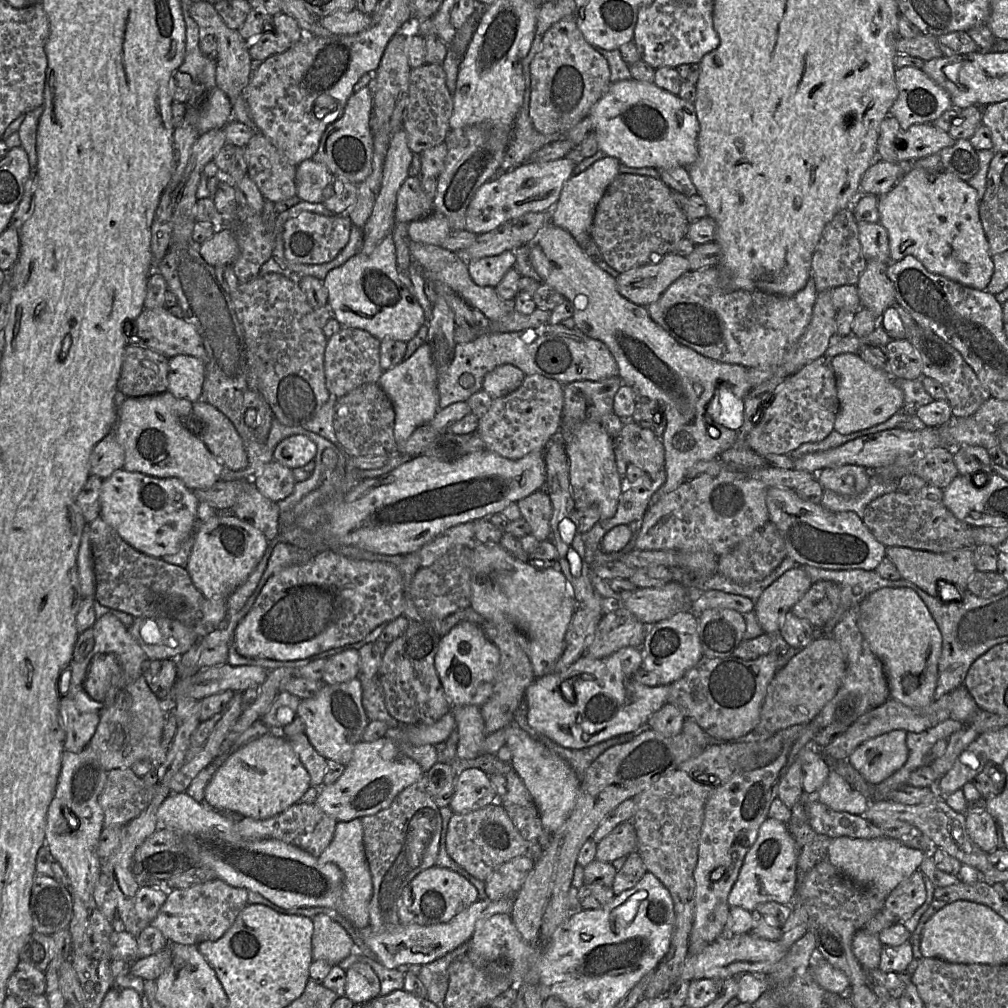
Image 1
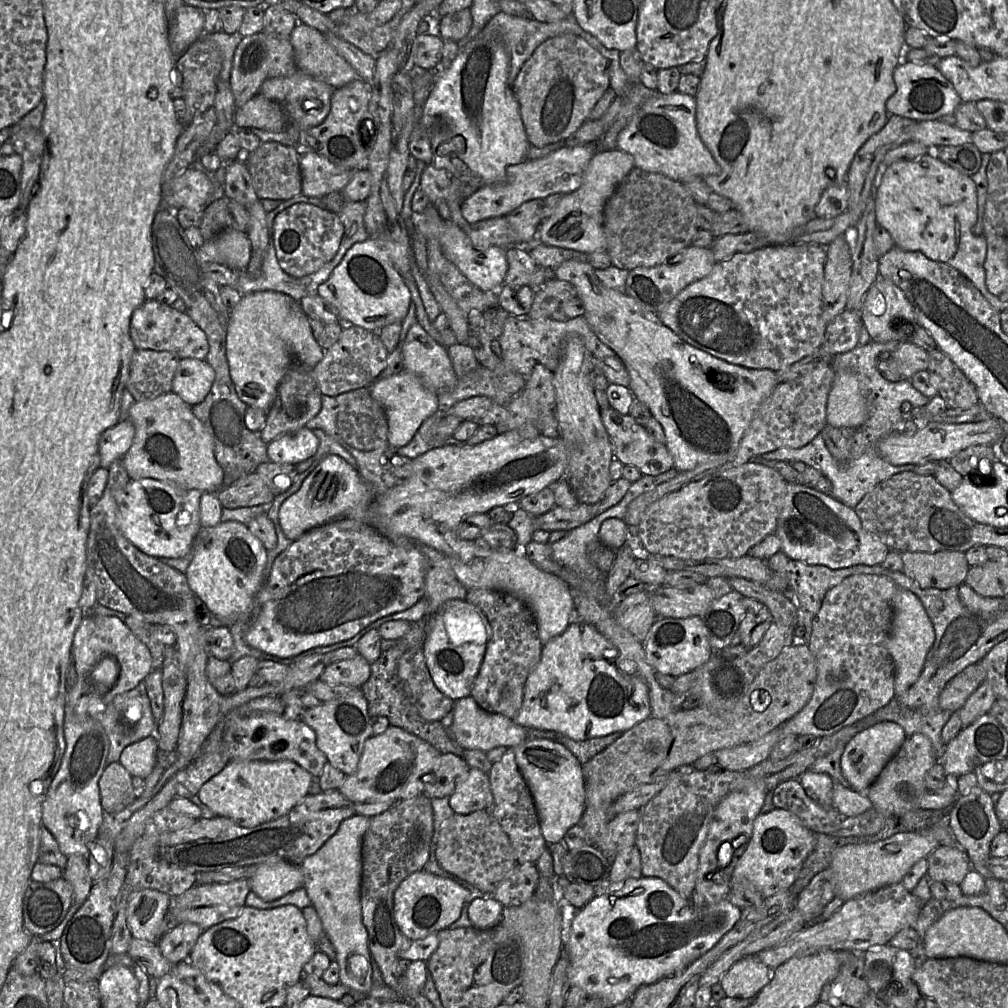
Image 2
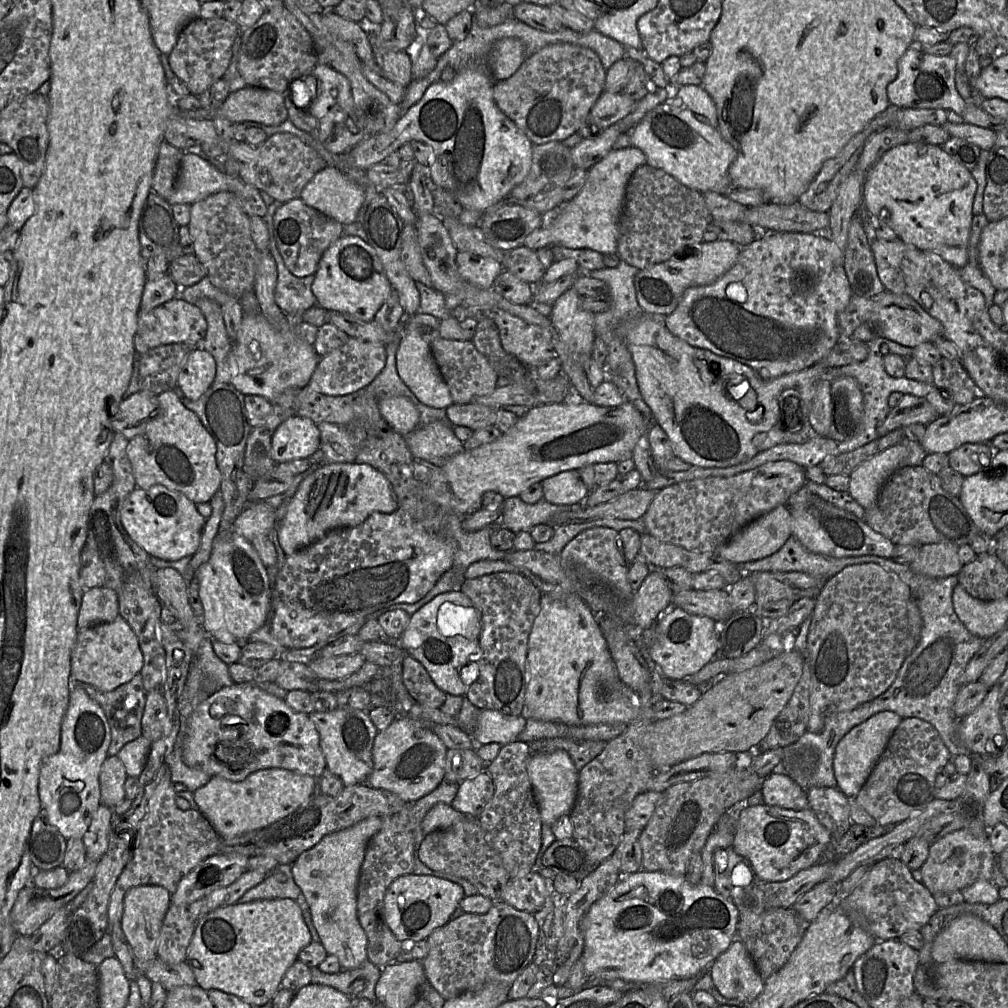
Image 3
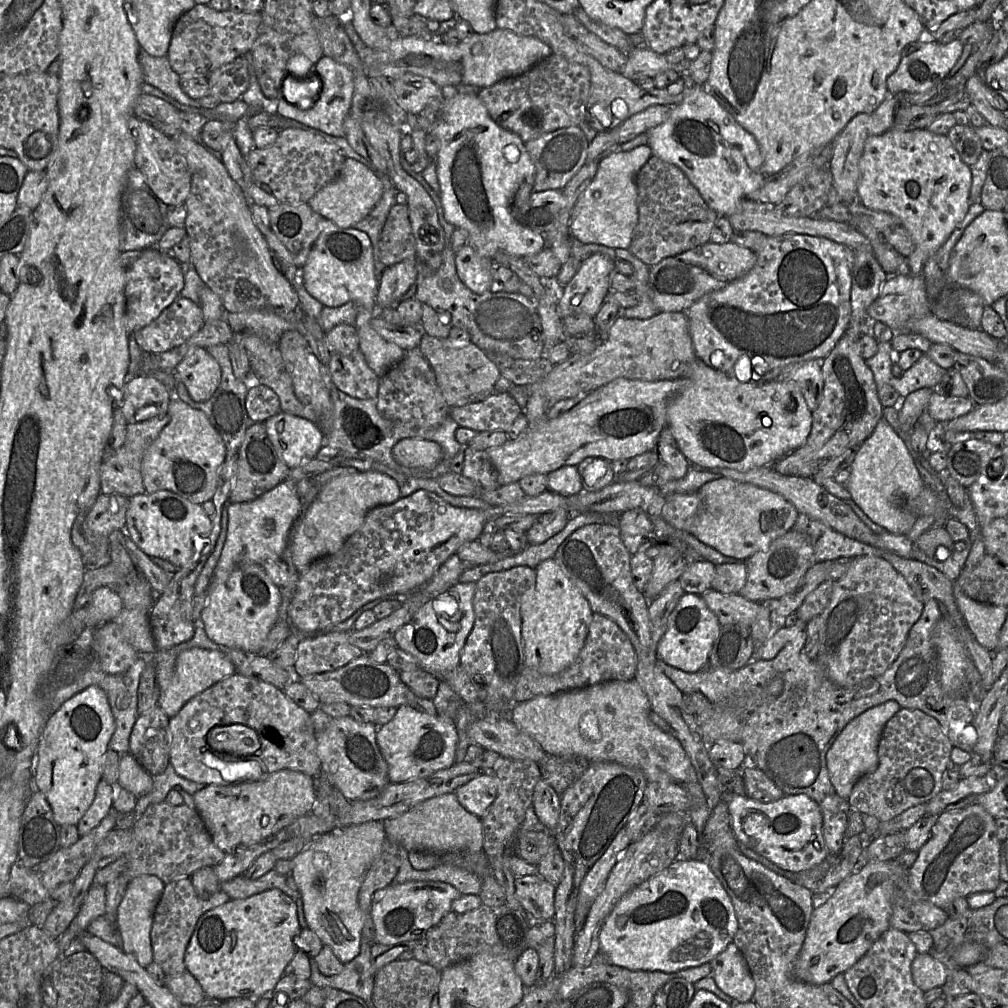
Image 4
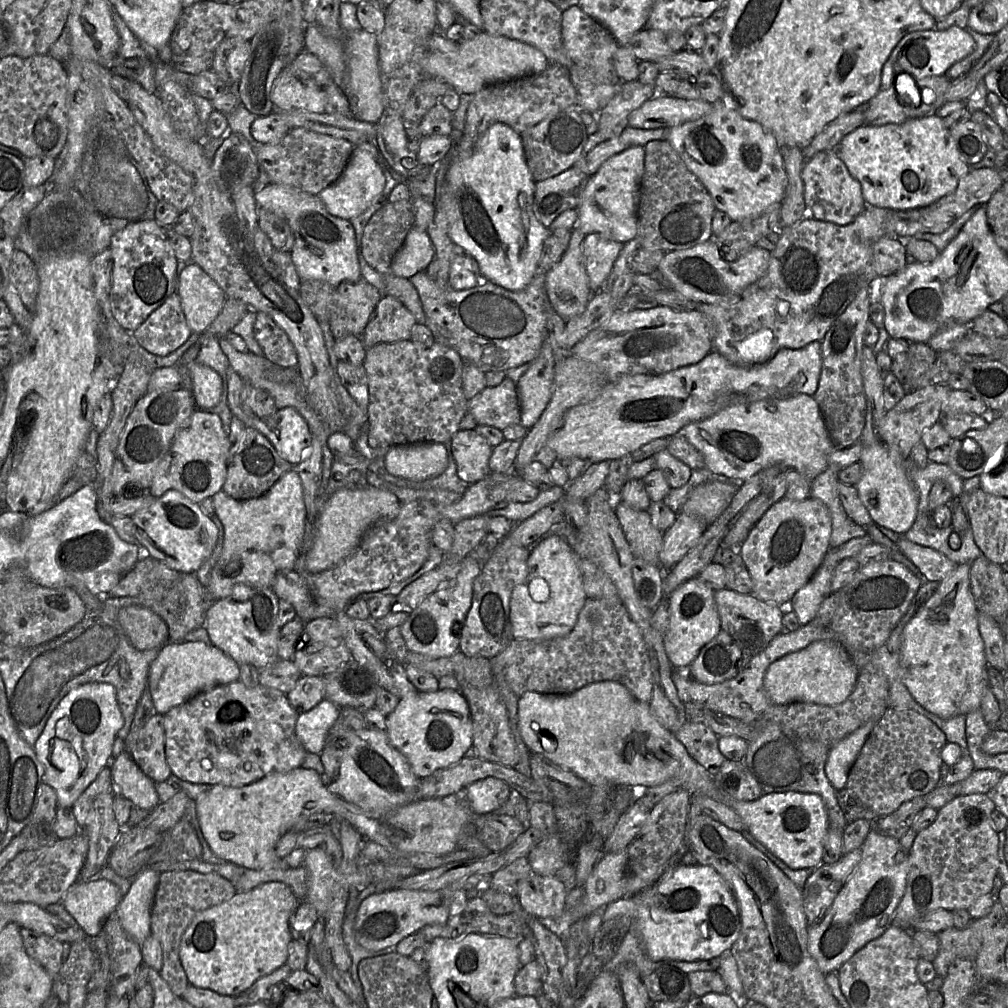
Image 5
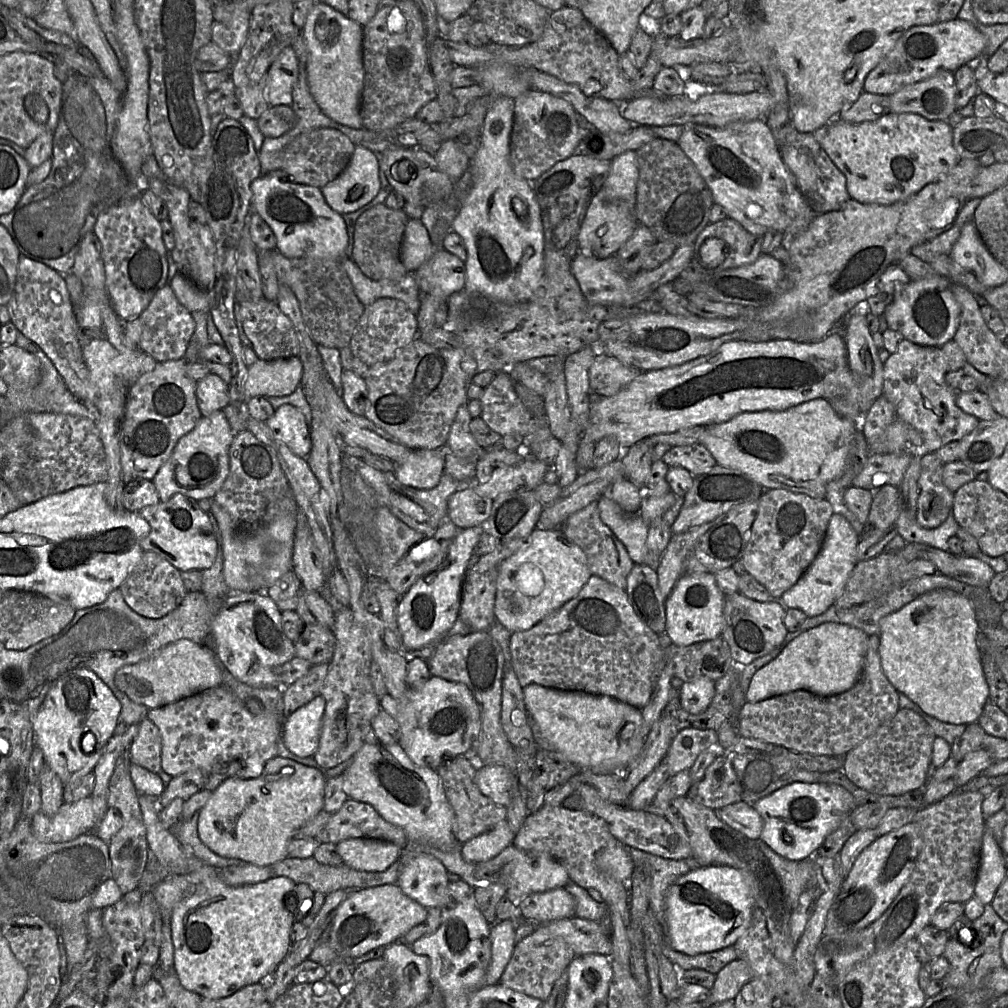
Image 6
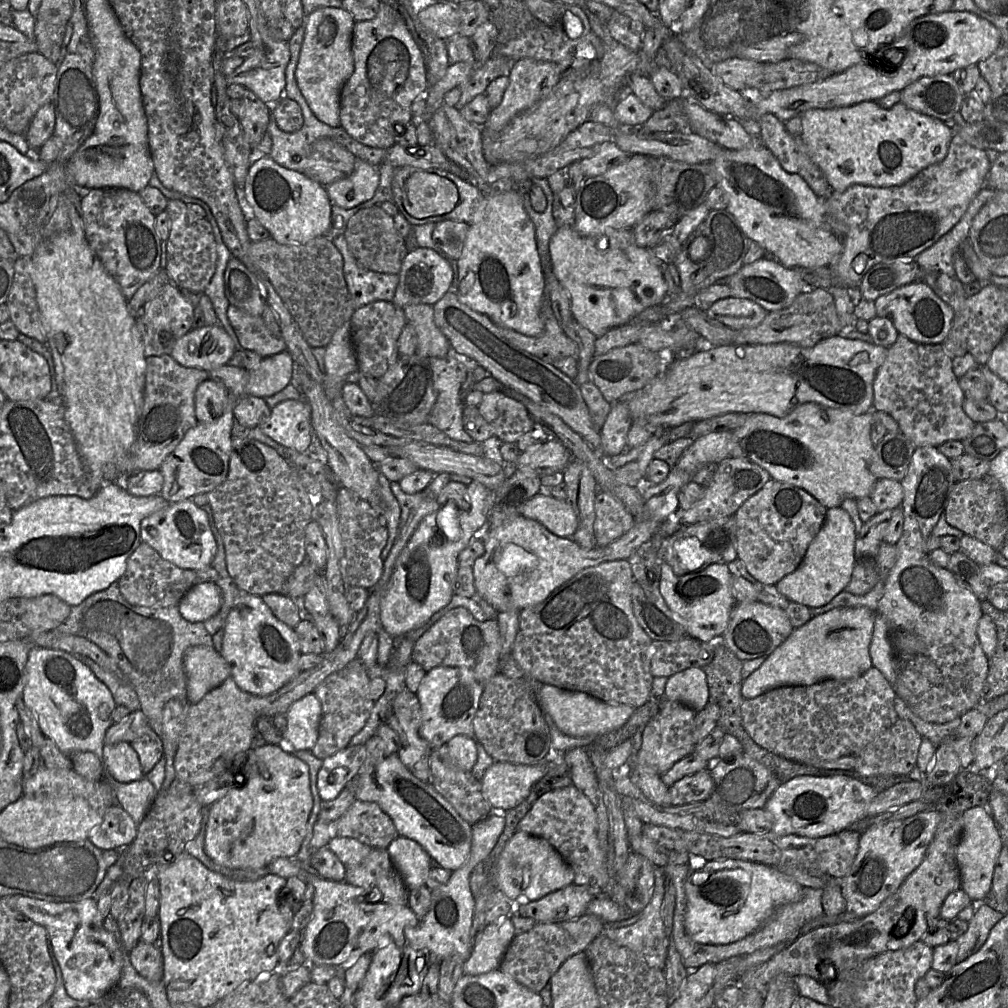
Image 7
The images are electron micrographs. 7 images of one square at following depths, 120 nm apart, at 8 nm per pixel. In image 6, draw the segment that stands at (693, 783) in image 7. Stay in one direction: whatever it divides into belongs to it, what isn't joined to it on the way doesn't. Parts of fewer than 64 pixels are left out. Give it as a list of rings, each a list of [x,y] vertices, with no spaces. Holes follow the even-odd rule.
[[[730,754],[717,755],[703,779],[691,785],[687,797],[713,810],[741,802],[741,787]]]

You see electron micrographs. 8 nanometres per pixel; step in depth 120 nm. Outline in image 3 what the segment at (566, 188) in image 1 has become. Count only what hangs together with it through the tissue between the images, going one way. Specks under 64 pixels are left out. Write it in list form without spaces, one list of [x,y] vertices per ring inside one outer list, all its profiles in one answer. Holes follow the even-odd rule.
[[[630,146],[611,150],[588,171],[581,191],[565,203],[552,219],[546,217],[546,223],[525,238],[524,246],[534,251],[563,246],[571,249],[588,248],[603,255],[617,253],[618,222],[624,207],[626,187],[633,172],[646,163],[646,156],[639,148]]]

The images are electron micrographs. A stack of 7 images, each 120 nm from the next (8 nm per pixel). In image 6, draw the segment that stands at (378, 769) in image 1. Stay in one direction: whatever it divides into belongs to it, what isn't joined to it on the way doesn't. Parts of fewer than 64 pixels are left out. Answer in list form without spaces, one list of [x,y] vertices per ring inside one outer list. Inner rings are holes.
[[[431,676],[420,688],[410,688],[406,705],[398,706],[397,701],[386,694],[379,698],[380,707],[397,721],[399,725],[399,744],[411,761],[423,768],[436,770],[446,759],[463,754],[474,748],[480,732],[480,708],[470,689],[463,683]]]

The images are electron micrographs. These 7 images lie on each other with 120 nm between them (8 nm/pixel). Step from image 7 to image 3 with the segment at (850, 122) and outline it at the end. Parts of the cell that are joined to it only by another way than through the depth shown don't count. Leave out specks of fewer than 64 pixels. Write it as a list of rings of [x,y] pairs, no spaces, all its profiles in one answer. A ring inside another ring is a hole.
[[[907,142],[889,149],[866,174],[862,189],[862,206],[876,223],[893,229],[898,238],[922,251],[939,255],[961,269],[968,263],[968,244],[972,225],[972,206],[977,183],[971,171],[947,154],[941,146]]]

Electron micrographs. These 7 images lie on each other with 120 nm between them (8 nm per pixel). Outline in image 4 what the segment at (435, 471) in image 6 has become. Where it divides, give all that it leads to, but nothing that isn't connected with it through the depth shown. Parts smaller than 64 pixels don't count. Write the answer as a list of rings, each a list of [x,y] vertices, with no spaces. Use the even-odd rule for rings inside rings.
[[[405,438],[394,445],[392,454],[402,466],[431,469],[442,459],[442,448],[434,441]]]

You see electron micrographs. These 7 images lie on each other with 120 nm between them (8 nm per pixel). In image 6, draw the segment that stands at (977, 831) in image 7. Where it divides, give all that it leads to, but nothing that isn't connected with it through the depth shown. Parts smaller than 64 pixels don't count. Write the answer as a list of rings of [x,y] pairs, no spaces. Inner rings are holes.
[[[985,828],[974,897],[982,904],[991,904],[1006,871],[1004,854],[994,836]]]

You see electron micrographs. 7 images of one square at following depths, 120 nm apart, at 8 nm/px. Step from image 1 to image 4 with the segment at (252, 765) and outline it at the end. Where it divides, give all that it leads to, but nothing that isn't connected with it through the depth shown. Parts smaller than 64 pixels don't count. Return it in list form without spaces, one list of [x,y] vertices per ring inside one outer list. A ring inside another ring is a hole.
[[[279,770],[266,775],[258,781],[242,782],[234,785],[207,785],[193,795],[195,808],[202,818],[214,843],[225,854],[233,852],[238,847],[259,843],[281,829],[286,828],[297,818],[312,813],[317,795],[315,778],[293,770]]]

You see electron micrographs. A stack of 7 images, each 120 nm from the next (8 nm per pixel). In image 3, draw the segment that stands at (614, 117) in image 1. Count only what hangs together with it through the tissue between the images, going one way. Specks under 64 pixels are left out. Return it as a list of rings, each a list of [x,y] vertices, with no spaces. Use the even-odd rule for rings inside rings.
[[[700,85],[678,87],[671,98],[648,112],[632,128],[630,137],[632,146],[645,154],[647,165],[665,171],[688,188],[702,194],[713,191],[725,196],[733,188],[728,171],[736,152],[720,134],[714,101]]]

